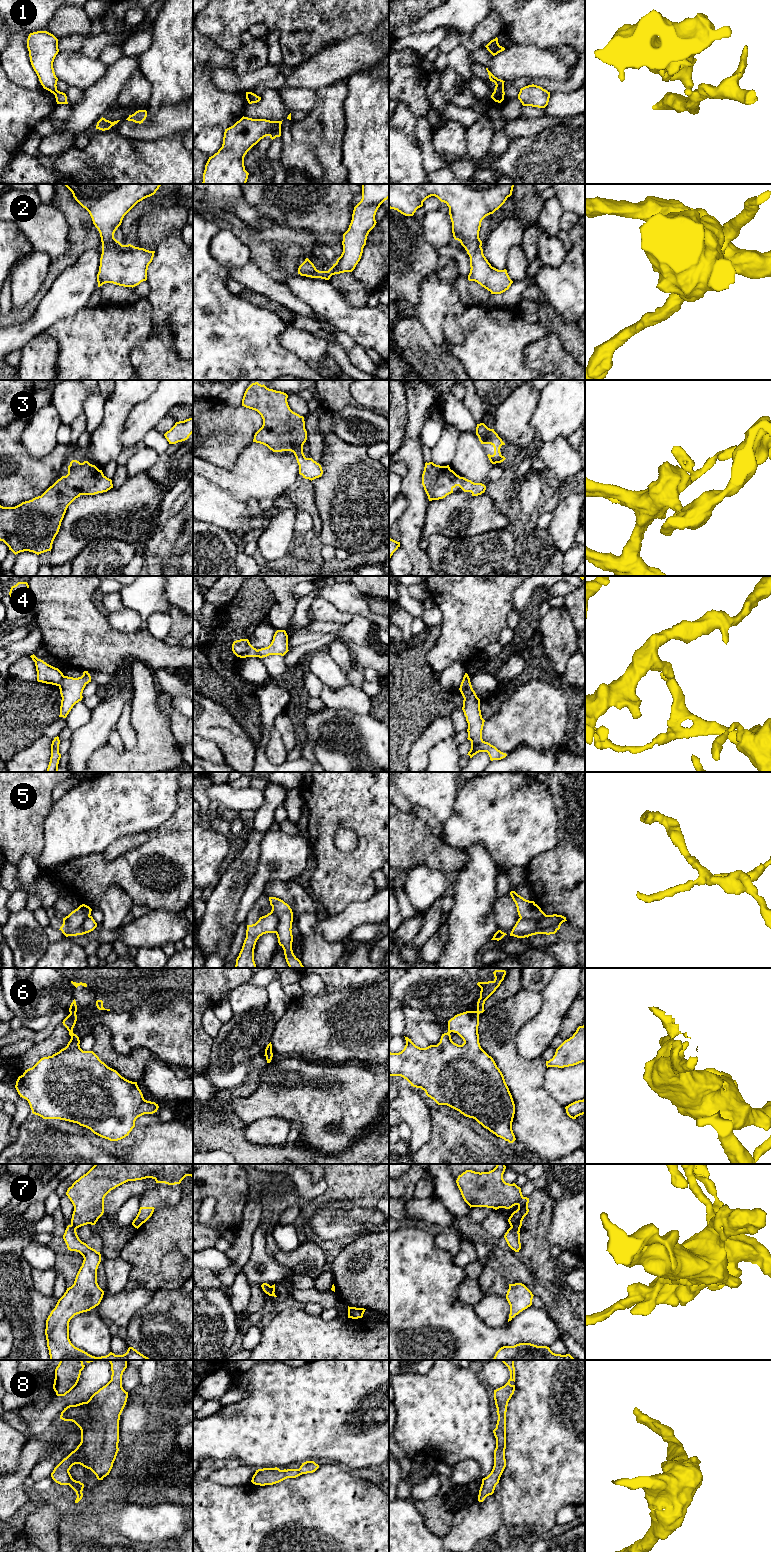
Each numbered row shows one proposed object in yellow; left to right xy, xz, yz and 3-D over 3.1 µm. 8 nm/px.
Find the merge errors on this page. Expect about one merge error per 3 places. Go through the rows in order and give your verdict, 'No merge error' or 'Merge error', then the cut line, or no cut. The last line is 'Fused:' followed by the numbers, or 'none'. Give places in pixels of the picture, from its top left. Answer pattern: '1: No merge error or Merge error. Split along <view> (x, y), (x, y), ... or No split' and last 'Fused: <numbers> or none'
1: Merge error. Split along xz (253, 93), (251, 102)
2: No merge error. No split
3: No merge error. No split
4: Merge error. Split along xy (64, 676), (57, 685)
5: Merge error. Split along yz (546, 915), (539, 921), (520, 918)
6: Merge error. Split along xy (75, 1012), (70, 1014)
7: Merge error. Split along yz (511, 1226), (519, 1228)
8: No merge error. No split
Fused: 1, 4, 5, 6, 7

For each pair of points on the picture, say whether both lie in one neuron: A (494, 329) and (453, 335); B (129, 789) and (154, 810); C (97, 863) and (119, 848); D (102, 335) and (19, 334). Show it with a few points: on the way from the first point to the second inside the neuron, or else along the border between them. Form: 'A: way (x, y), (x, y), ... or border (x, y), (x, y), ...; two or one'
A: border (449, 314), (454, 317), (461, 331), (462, 343); two
B: way (135, 791), (148, 804); one
C: border (127, 851), (111, 860), (107, 860), (101, 854); two
D: border (66, 318), (56, 321), (45, 332); two

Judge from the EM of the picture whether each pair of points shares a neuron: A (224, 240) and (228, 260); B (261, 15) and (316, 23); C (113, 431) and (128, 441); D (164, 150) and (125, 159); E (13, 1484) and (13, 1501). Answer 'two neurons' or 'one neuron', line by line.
A: one neuron
B: one neuron
C: two neurons
D: one neuron
E: one neuron

